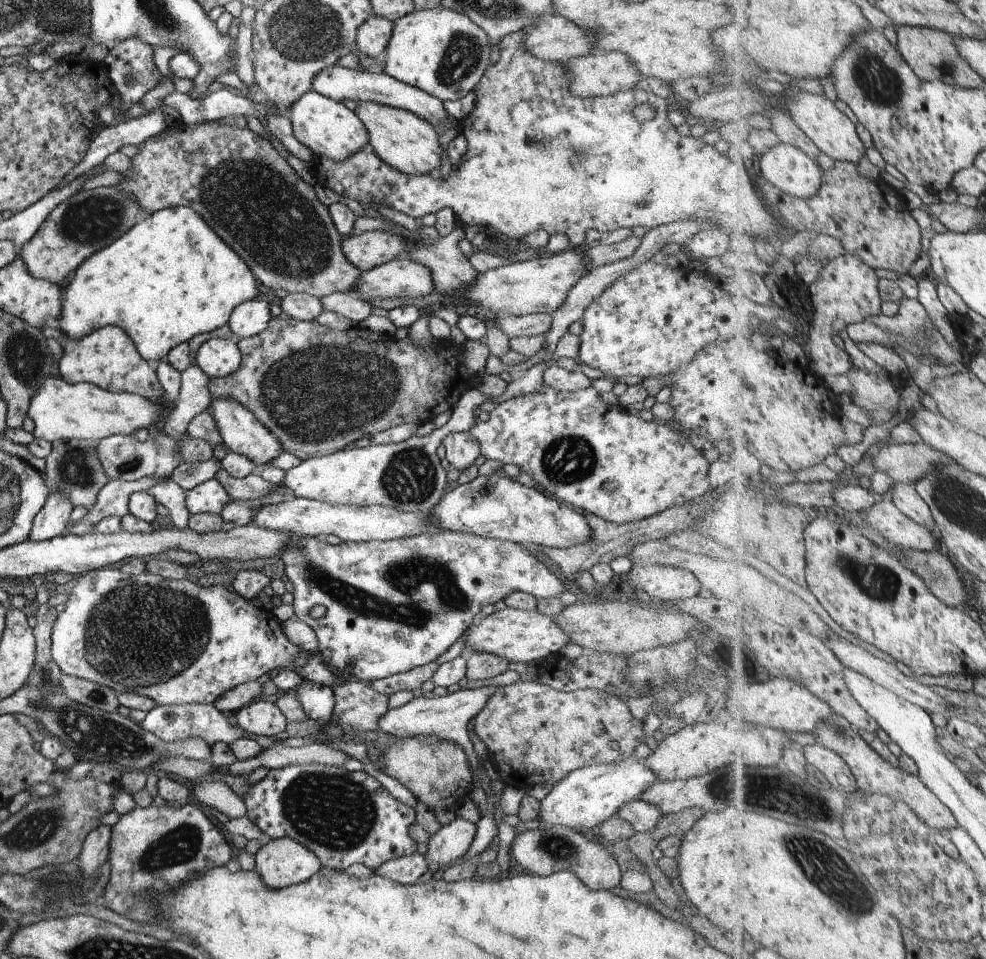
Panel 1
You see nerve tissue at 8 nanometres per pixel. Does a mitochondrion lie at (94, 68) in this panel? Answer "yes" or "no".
no

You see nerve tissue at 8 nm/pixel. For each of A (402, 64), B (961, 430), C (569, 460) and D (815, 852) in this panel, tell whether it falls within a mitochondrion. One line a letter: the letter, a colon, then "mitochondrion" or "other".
A: other
B: other
C: mitochondrion
D: mitochondrion

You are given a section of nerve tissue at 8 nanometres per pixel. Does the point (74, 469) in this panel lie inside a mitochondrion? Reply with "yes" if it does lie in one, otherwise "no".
yes

